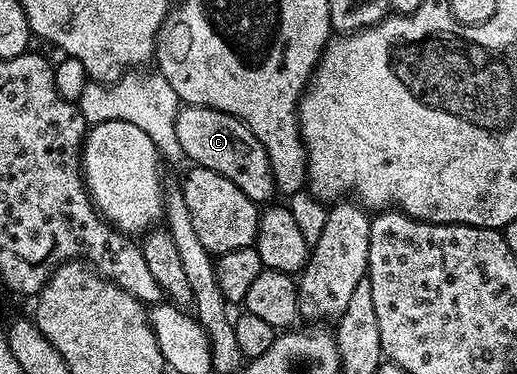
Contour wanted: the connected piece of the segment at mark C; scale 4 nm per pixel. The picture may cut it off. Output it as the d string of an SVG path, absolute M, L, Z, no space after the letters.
M184 104L174 122L174 130L178 130L178 142L182 145L185 157L189 161L193 160L191 162L193 165L206 170L214 170L218 174L222 174L222 178L230 178L230 182L234 182L234 186L238 186L238 190L242 190L242 194L246 194L246 198L253 200L257 206L267 205L271 201L268 199L271 198L272 192L277 191L277 186L276 179L272 177L272 167L266 150L262 146L262 142L258 142L256 135L237 116L230 115L223 108Z

